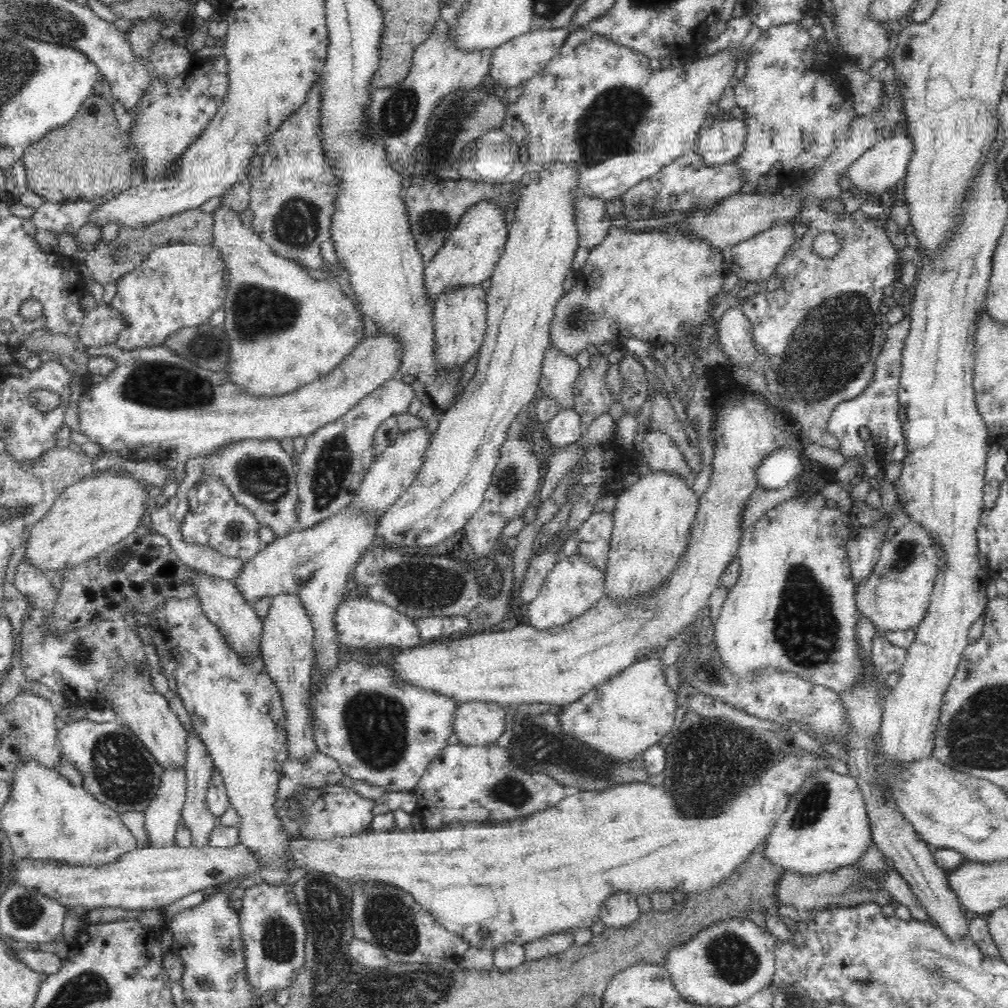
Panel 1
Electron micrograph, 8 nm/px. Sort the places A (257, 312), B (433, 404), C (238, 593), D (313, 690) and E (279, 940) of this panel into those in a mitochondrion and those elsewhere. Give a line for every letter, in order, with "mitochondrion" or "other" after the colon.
A: mitochondrion
B: other
C: other
D: other
E: mitochondrion

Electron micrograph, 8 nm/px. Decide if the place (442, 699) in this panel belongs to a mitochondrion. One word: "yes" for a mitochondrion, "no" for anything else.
no

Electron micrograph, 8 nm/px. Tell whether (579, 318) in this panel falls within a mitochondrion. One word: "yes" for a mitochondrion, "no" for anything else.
yes

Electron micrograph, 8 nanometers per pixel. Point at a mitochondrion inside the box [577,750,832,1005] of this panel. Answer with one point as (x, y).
(736, 962)

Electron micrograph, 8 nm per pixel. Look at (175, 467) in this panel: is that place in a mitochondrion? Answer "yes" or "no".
no

